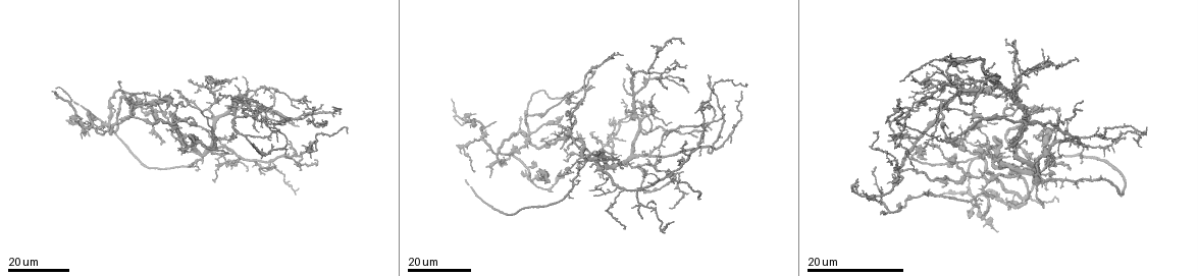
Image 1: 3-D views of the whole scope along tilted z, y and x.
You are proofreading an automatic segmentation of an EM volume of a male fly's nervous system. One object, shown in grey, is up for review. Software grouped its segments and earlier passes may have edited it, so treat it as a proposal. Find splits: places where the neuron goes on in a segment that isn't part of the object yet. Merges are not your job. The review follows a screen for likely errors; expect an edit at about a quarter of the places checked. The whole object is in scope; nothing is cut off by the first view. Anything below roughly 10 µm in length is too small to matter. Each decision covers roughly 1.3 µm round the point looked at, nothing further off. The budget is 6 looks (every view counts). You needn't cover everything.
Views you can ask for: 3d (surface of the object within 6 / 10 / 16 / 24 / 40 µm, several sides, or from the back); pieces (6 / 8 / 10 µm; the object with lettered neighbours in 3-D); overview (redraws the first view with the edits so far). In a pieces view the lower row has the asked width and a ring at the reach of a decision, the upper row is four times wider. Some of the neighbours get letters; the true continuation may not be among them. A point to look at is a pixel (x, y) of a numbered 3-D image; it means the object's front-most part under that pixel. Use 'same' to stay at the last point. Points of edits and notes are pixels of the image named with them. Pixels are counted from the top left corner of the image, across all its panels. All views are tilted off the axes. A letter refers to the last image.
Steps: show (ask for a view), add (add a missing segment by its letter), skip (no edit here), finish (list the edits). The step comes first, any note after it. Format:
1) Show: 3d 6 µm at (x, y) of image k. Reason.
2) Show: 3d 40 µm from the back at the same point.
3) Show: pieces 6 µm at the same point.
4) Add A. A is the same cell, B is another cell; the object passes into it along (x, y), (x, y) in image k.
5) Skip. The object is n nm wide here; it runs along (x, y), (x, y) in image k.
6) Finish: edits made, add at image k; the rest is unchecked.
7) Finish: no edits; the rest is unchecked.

Show: 3d 16 µm at (566, 159) of image 1. End of a long branch.

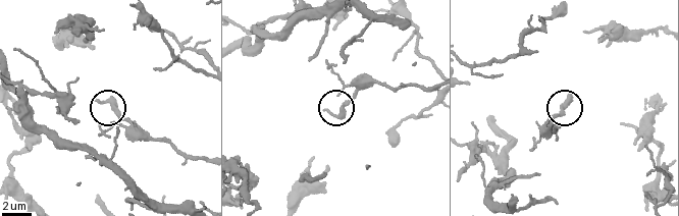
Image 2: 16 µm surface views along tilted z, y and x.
Show: pieces 8 µm at (96, 100) of image 2.

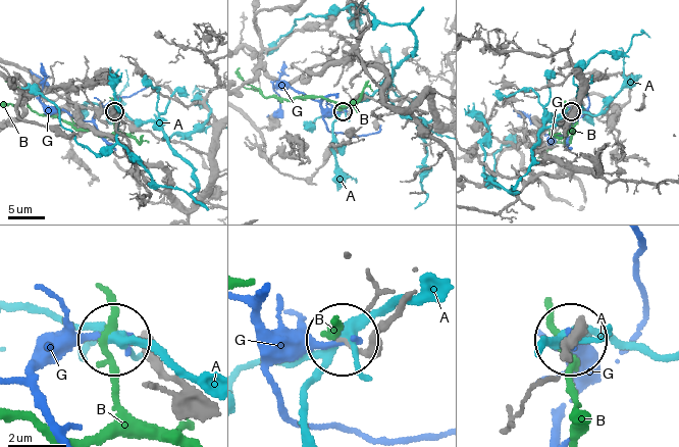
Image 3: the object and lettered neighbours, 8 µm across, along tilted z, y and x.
Skip. A, B and G are other cells; none of them fits.

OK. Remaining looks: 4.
Show: 3d 16 µm at (1052, 153) of image 1. Free end.

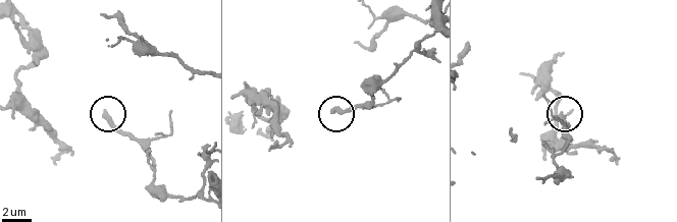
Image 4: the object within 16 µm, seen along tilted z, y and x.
Show: 3d 10 µm at (105, 113) of image 4.

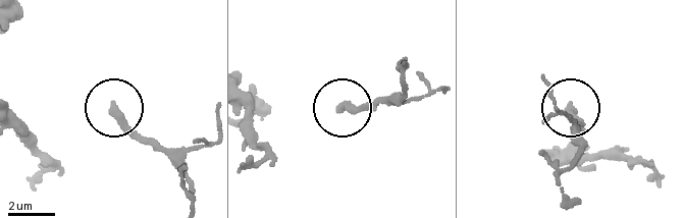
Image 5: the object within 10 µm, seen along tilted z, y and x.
Show: pieces 8 µm at (111, 106) of image 5. What lies round it.

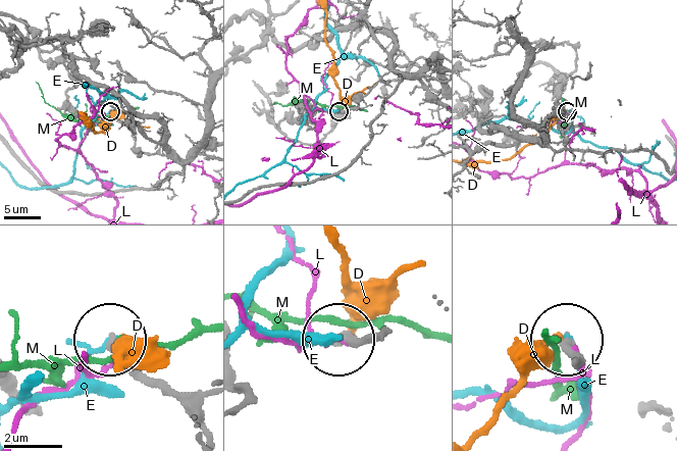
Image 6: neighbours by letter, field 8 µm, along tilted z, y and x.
Skip. D, E, L and M are other cells; no lettered segment goes on from it.

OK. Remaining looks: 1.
Finish: no edits; the rest is unchecked.

